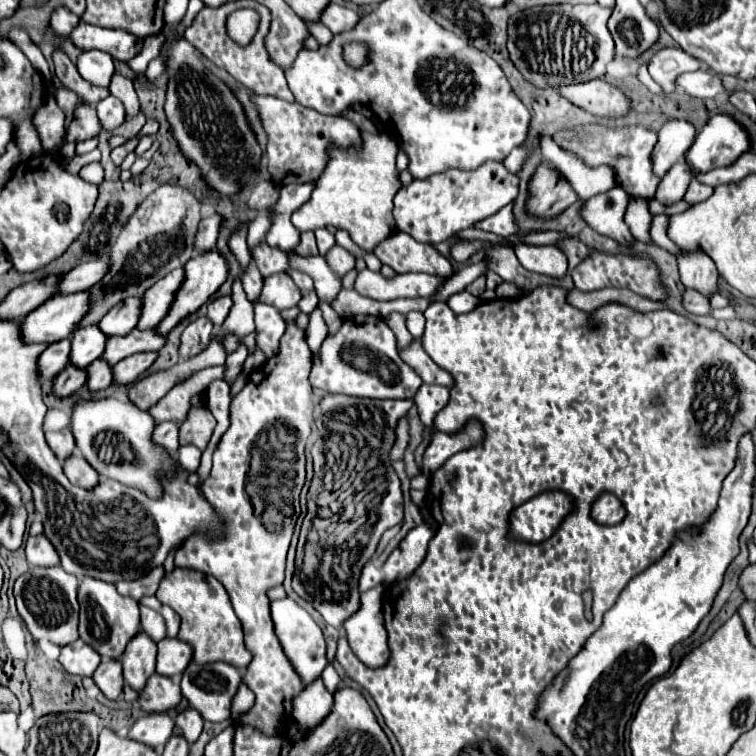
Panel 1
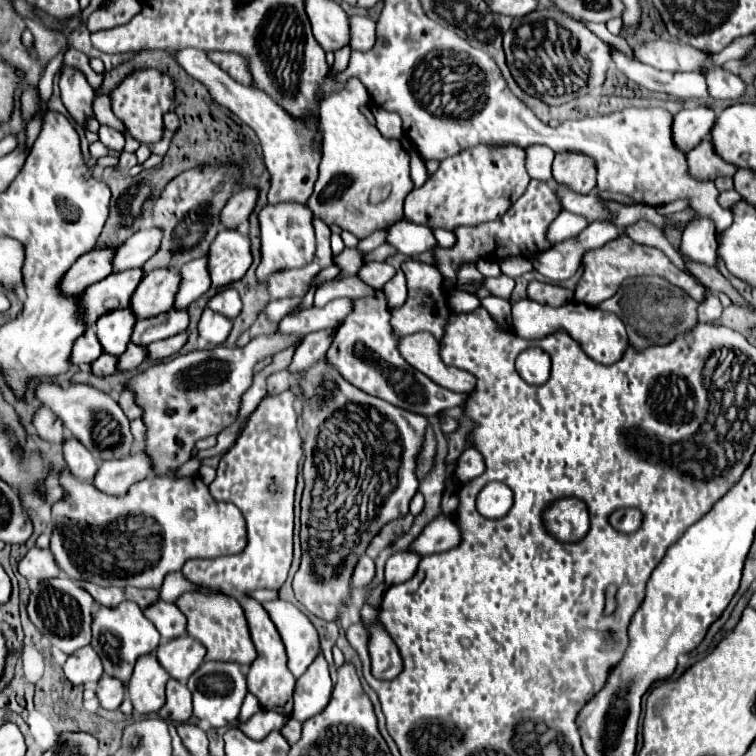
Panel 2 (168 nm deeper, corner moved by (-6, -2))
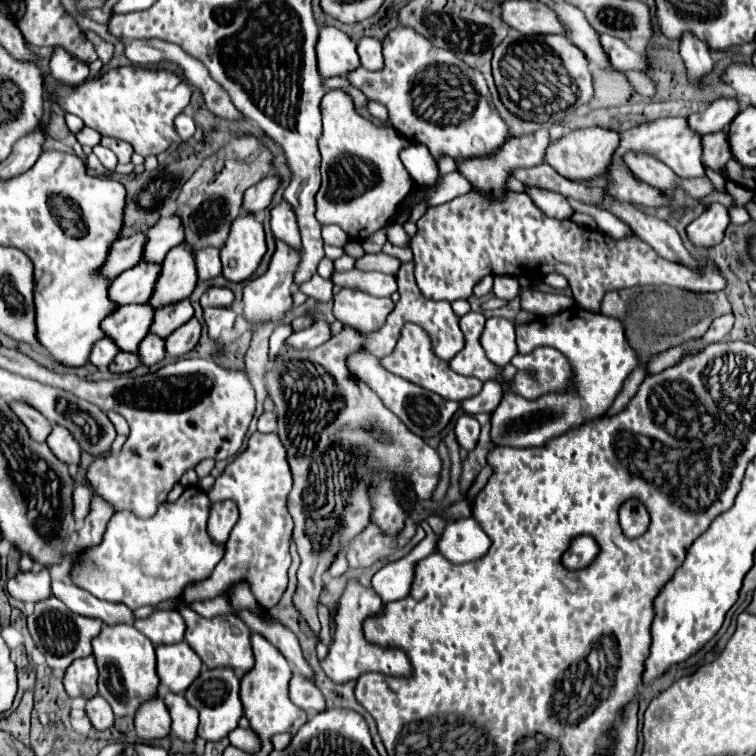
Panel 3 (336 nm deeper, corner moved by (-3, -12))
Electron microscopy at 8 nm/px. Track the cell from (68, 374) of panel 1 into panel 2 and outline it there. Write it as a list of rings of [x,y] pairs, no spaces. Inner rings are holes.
[[[102,354],[94,364],[92,364],[92,372],[96,376],[108,376],[108,374],[114,374],[118,368],[118,356],[114,354]]]

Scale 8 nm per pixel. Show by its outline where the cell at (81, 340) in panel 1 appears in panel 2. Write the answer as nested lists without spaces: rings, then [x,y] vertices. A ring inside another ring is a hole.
[[[130,308],[112,310],[110,314],[102,314],[96,322],[98,340],[108,354],[122,354],[130,342],[130,334],[134,330],[136,316]]]

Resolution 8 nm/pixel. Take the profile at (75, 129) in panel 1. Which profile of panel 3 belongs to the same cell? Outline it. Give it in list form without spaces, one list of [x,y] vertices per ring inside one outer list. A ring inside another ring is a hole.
[[[57,48],[55,54],[51,56],[51,76],[67,86],[75,86],[81,84],[87,76],[89,76],[89,68],[87,64],[83,64],[81,60],[75,60],[71,56],[67,56],[67,52],[63,48]]]

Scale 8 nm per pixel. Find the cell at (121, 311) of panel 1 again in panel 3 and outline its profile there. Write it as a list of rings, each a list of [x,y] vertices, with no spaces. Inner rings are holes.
[[[183,244],[171,248],[161,264],[159,280],[155,282],[155,292],[147,300],[147,304],[157,310],[167,304],[177,304],[185,300],[195,290],[197,276],[195,276],[195,260],[189,248]]]

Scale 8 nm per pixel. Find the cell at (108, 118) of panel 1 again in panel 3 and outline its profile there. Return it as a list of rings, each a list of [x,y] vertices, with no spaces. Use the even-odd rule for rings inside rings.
[[[97,144],[95,148],[93,148],[93,154],[101,160],[101,164],[105,166],[105,168],[109,168],[109,170],[115,170],[115,166],[117,166],[117,156],[109,150],[109,148],[105,148],[105,146],[101,146],[101,144]]]

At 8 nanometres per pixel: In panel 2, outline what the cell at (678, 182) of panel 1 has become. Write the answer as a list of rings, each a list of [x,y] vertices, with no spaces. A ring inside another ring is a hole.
[[[704,138],[698,146],[694,146],[688,152],[688,164],[690,164],[690,174],[694,174],[698,180],[734,176],[738,170],[738,168],[730,166],[728,162],[722,162],[722,158],[718,158],[718,154],[714,154],[714,146],[710,146],[710,138]]]

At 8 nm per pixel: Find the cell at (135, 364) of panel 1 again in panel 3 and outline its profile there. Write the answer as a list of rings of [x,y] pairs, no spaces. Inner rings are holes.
[[[191,318],[187,324],[179,326],[169,338],[165,338],[165,352],[175,358],[187,354],[199,342],[199,334],[201,334],[201,324],[197,322],[197,318]]]

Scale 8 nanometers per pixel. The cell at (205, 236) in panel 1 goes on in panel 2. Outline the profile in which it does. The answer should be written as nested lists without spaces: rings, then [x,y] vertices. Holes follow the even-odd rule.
[[[244,186],[232,194],[232,198],[226,202],[222,208],[222,226],[224,228],[234,228],[234,230],[244,230],[248,226],[248,218],[256,206],[258,200],[258,190],[252,186]]]

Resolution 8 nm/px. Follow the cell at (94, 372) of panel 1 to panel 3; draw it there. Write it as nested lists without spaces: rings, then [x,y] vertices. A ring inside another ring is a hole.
[[[147,334],[141,344],[139,344],[139,360],[143,366],[153,366],[159,360],[163,360],[165,352],[163,352],[163,340],[159,336],[151,336]]]

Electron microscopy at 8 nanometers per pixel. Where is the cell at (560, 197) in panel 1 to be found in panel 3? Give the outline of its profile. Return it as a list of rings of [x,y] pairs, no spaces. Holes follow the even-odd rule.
[[[587,128],[575,130],[563,136],[557,142],[551,142],[545,152],[545,162],[563,178],[569,180],[593,180],[607,170],[611,154],[617,148],[617,132],[603,130],[603,128]]]

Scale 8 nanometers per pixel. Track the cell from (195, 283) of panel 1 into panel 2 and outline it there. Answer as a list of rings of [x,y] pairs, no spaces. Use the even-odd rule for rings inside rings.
[[[220,230],[210,246],[208,256],[212,286],[228,286],[240,280],[252,264],[250,238],[238,230]]]

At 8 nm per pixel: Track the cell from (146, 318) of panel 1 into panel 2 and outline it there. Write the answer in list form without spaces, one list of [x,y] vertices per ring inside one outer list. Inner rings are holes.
[[[206,256],[196,258],[194,262],[188,262],[180,270],[182,284],[176,294],[176,308],[186,308],[196,298],[200,298],[210,288],[210,272],[206,270]]]

